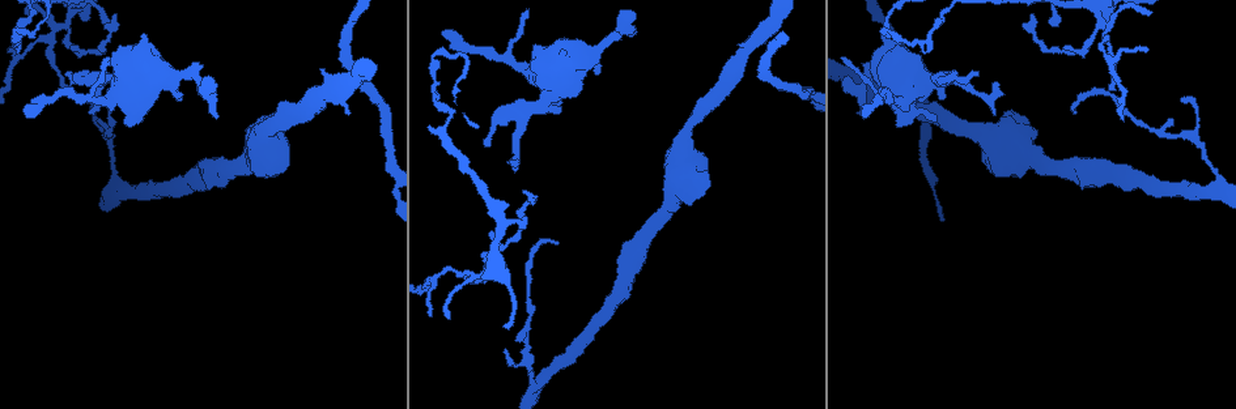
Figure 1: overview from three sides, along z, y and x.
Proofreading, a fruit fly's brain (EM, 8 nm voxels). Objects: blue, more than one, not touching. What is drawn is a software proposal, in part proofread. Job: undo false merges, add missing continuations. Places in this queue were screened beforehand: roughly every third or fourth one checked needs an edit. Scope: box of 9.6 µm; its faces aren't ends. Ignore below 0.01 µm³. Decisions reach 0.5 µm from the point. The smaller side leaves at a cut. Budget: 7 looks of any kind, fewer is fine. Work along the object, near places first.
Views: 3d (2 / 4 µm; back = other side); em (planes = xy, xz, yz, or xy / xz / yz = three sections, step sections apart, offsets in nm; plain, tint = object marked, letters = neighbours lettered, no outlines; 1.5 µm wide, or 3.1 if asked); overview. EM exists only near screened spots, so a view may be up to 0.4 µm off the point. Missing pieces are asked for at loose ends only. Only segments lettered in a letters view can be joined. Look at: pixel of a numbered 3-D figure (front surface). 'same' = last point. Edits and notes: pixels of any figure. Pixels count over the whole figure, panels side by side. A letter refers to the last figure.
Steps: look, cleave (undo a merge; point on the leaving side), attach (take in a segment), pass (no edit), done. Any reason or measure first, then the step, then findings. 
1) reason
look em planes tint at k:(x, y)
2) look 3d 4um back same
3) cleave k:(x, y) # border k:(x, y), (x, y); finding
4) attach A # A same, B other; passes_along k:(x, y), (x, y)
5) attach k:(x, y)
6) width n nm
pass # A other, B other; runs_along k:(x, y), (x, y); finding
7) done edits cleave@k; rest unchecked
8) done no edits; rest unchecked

stops while still wide
look em xy step 4 letters at 1:(897, 125)

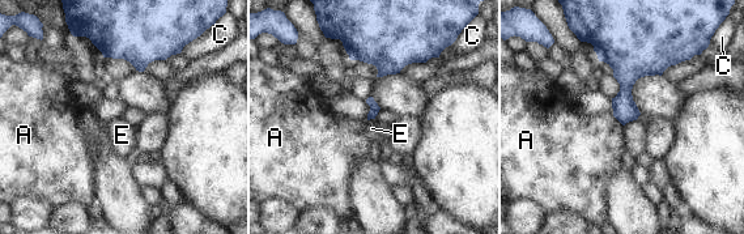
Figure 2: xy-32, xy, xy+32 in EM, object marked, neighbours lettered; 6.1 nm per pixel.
look em planes letters same

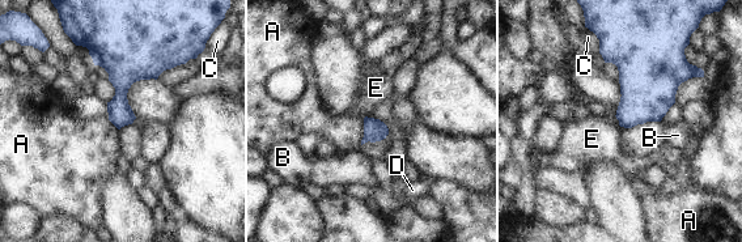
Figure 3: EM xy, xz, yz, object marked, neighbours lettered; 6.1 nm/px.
longest_contact A 170 nm
pass # A other, B other, C other, D other, E other; no lettered segment goes on from it

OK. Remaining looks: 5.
an open end
look em planes letters at 1:(515, 167)

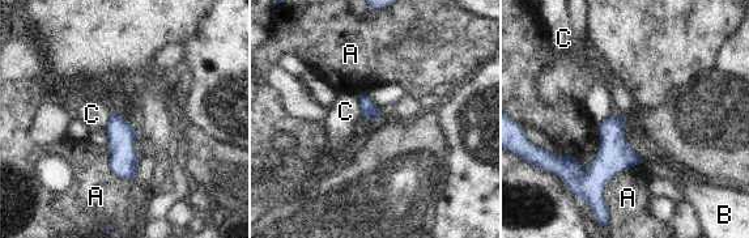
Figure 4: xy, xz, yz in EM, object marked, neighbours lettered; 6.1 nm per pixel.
width 100 nm; longest_contact A 380 nm
pass # A other, B other, C other; no lettered segment goes on from it

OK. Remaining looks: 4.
thin end
look 3d 4um at 1:(97, 123)

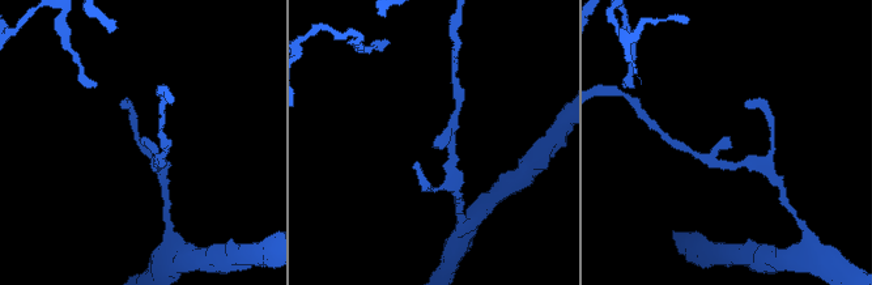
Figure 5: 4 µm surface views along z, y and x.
look em planes letters at 5:(730, 141)

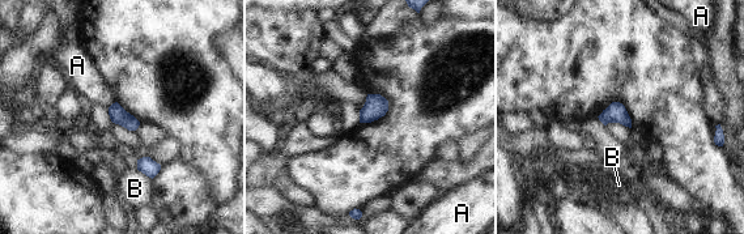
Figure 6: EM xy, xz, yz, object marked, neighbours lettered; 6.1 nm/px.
pass # A other, B other; border 6:(115, 102), (107, 107); no lettered segment goes on from it

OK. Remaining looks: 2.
done no edits; rest unchecked

